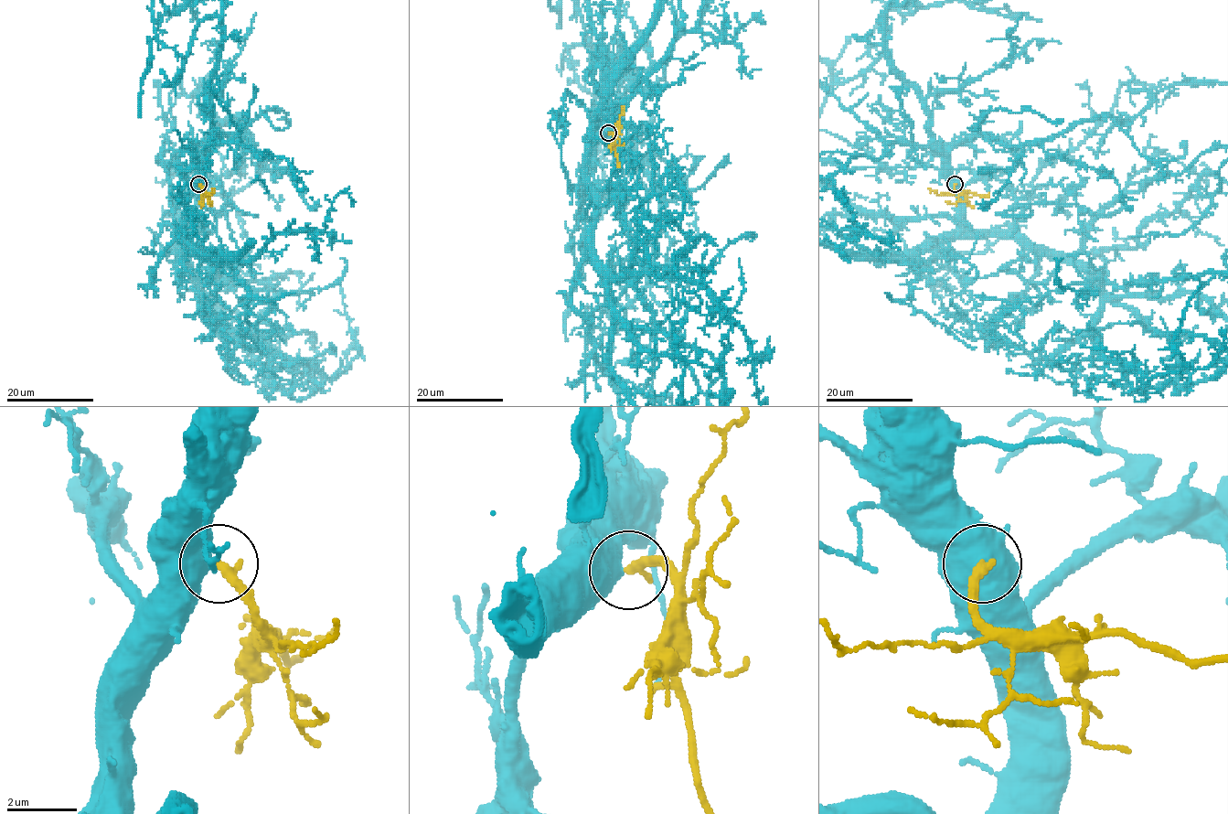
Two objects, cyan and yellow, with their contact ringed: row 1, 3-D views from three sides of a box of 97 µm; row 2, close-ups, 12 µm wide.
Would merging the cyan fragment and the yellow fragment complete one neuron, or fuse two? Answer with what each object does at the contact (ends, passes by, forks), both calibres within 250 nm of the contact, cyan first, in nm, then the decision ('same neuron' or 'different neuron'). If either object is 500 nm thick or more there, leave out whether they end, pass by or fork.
700 nm thick on the cyan side, 280 nm on the other; same neuron

